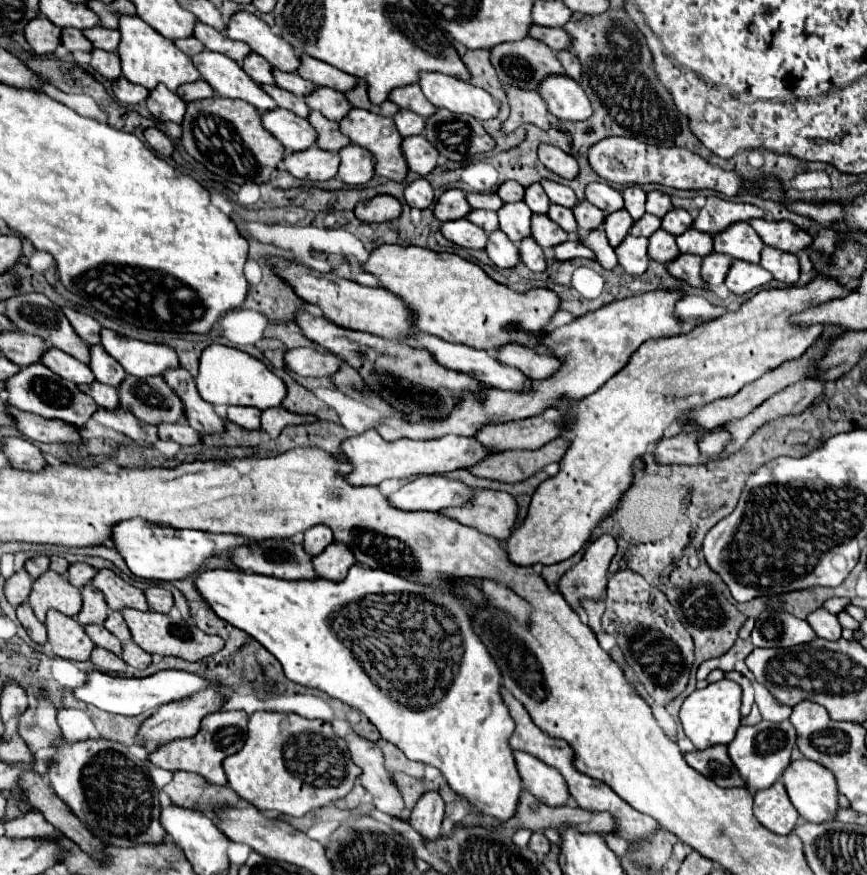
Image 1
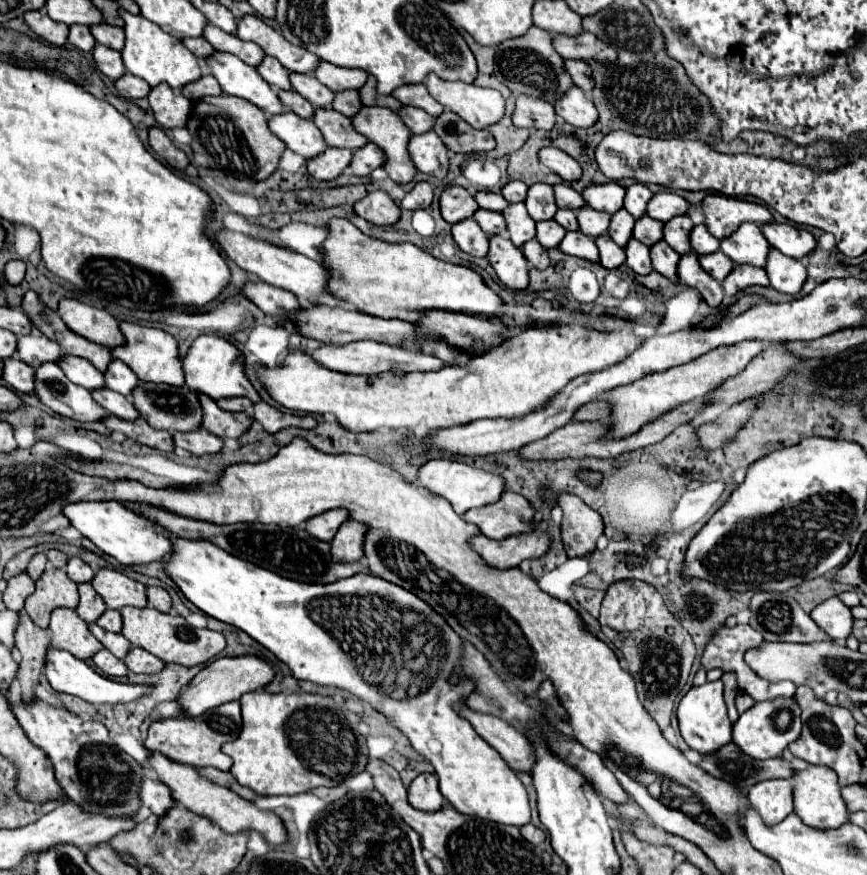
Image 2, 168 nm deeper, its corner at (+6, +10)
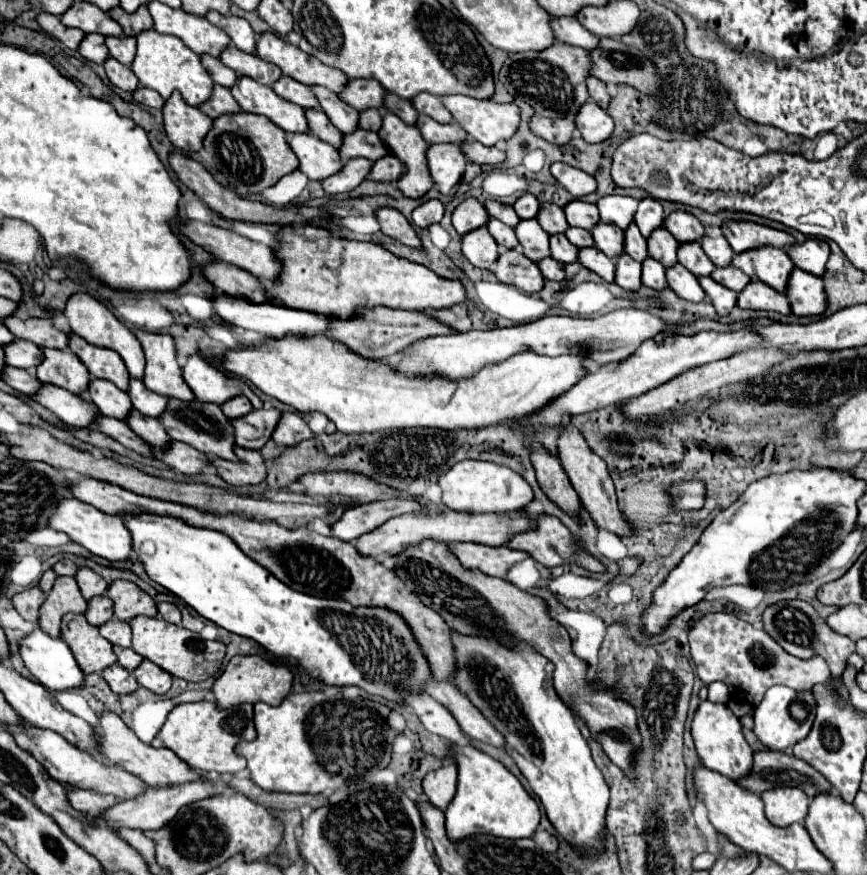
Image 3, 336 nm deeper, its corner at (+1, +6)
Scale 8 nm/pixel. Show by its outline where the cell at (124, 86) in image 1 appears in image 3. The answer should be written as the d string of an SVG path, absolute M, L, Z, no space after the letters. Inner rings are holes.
M142 85L132 93L132 97L134 97L136 103L146 105L146 107L154 107L154 109L164 107L164 99L154 89L148 89L148 87L142 87Z

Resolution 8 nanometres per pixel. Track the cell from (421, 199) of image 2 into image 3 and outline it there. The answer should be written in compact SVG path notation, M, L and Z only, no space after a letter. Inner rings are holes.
M430 199L428 203L414 209L414 213L412 213L414 225L420 227L420 229L426 229L426 227L430 227L434 223L440 223L442 215L444 215L444 205L438 199Z

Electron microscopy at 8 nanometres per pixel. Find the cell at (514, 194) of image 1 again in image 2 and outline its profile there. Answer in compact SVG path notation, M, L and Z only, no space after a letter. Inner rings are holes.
M507 181L501 189L501 195L509 201L509 203L517 203L517 201L525 201L527 197L527 185L523 181Z

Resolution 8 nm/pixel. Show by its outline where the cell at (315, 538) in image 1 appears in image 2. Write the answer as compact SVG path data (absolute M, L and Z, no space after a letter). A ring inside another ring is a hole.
M333 509L333 511L325 511L321 515L311 517L305 523L305 531L309 535L313 535L319 541L331 541L337 527L349 517L349 513L345 513L345 509Z

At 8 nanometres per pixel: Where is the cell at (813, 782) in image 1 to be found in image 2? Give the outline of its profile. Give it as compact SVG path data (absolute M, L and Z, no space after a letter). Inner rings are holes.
M809 763L807 769L793 771L791 783L793 783L795 813L801 817L801 821L805 821L807 825L819 827L819 829L829 829L829 827L837 827L845 823L849 811L847 811L845 801L841 799L841 793L839 793L841 787L837 783L837 773L833 773L833 769L825 765Z

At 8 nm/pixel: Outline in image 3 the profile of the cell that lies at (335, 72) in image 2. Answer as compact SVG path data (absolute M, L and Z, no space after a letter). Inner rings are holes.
M354 79L340 95L342 101L352 105L358 111L366 109L384 109L384 95L386 91L374 79Z

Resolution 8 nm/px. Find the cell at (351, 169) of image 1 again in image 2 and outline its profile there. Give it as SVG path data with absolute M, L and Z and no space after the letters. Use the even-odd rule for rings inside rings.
M367 143L353 151L349 171L353 175L369 175L373 169L377 169L381 165L383 165L383 151L377 145Z

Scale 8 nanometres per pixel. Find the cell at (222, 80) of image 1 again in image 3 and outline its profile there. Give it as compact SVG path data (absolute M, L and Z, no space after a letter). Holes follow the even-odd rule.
M240 77L230 91L242 111L264 115L288 133L308 133L308 119L304 109L290 101L282 101L282 97L278 97L272 87Z

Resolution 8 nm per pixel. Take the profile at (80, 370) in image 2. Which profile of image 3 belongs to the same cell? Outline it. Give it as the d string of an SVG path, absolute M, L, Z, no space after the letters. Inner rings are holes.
M92 379L90 399L98 405L102 415L114 417L114 419L120 419L120 421L126 421L130 411L134 409L132 401L130 401L130 395L120 391L112 381L102 381L102 379L94 381Z

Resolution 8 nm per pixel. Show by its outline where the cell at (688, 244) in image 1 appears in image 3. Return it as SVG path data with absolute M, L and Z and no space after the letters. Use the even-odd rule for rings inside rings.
M720 235L720 237L704 237L702 249L710 257L710 261L714 261L716 267L726 267L726 265L732 263L734 251L732 251L732 247L730 247L730 243L726 241L724 235Z

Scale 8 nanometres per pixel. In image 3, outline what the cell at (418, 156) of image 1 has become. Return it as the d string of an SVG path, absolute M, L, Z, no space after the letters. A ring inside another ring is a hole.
M432 145L428 149L428 165L434 185L442 195L454 195L466 167L464 153L456 145Z

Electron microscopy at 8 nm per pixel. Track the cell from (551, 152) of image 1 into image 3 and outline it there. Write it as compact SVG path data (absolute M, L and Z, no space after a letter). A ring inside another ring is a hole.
M554 163L552 165L552 177L576 199L594 193L596 191L596 181L582 169L570 167L566 163Z

